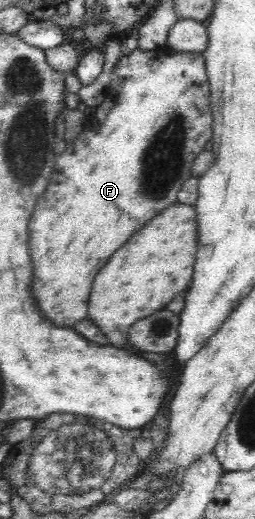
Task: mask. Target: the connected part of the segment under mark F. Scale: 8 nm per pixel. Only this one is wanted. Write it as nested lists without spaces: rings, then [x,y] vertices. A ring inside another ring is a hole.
[[[158,46],[156,49],[147,51],[140,47],[134,47],[127,53],[122,53],[118,57],[118,61],[113,67],[110,74],[110,83],[104,89],[103,101],[94,107],[86,115],[85,129],[81,135],[77,137],[75,145],[67,145],[67,149],[57,157],[55,161],[55,169],[49,181],[47,191],[43,193],[43,197],[39,199],[39,203],[35,205],[35,215],[29,221],[29,247],[31,247],[31,261],[35,267],[35,279],[31,285],[31,291],[35,291],[35,301],[39,303],[39,311],[43,311],[43,315],[57,327],[73,327],[77,321],[83,321],[87,317],[87,301],[89,301],[89,293],[91,293],[91,285],[95,281],[95,275],[99,273],[99,269],[105,267],[105,263],[109,261],[109,257],[123,247],[123,243],[139,229],[143,227],[149,219],[153,219],[159,211],[163,211],[165,207],[169,207],[171,203],[175,203],[175,197],[181,189],[181,185],[191,177],[191,167],[189,163],[185,163],[183,167],[177,167],[177,143],[179,143],[179,135],[181,135],[181,147],[179,147],[179,155],[199,155],[203,152],[205,143],[212,139],[212,107],[210,96],[210,83],[206,72],[205,58],[201,51],[189,51],[185,53],[177,53],[170,51],[167,46]]]

